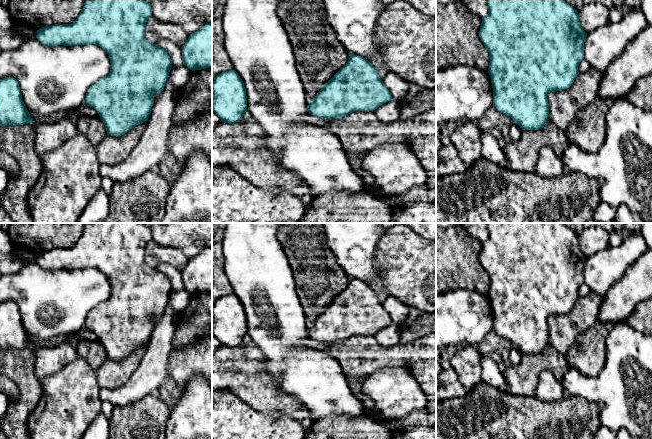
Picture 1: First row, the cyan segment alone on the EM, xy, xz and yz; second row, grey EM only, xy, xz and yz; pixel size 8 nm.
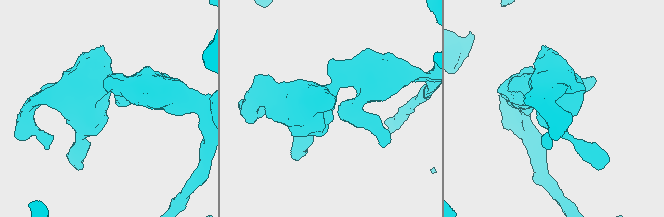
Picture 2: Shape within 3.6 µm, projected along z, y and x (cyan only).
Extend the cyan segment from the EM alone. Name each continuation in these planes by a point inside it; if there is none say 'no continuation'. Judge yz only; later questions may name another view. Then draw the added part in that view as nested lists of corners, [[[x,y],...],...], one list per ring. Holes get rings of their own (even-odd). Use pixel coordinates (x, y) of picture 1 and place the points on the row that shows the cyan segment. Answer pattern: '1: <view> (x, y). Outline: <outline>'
no continuation

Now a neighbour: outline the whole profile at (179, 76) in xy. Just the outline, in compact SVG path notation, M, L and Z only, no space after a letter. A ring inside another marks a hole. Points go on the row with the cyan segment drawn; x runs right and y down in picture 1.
M184 64L179 67L172 66L168 79L173 83L175 90L178 92L187 85L192 72L193 71Z

